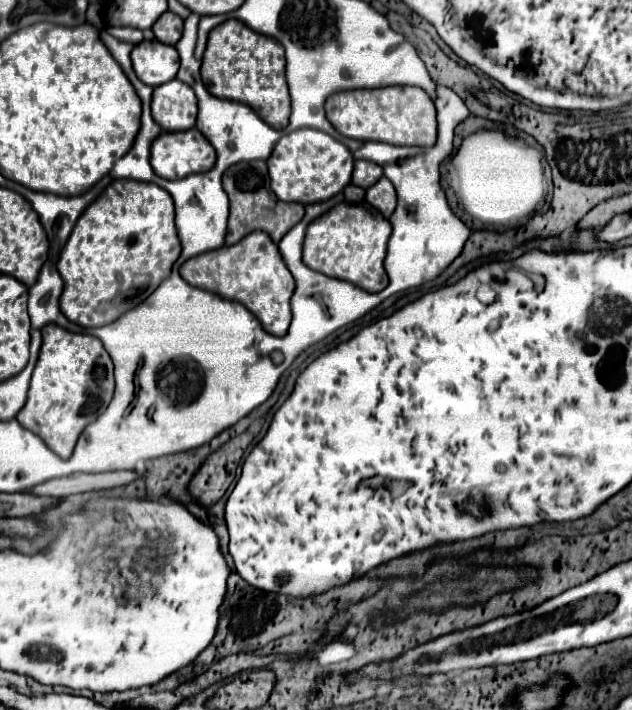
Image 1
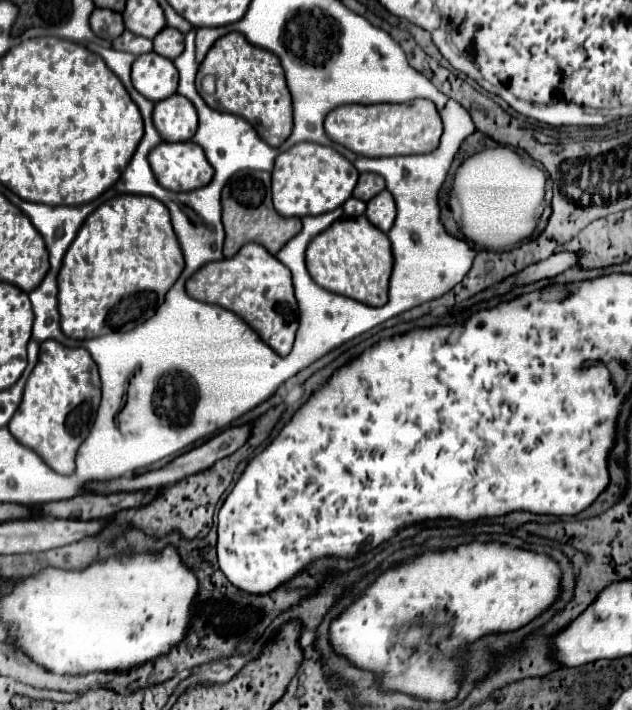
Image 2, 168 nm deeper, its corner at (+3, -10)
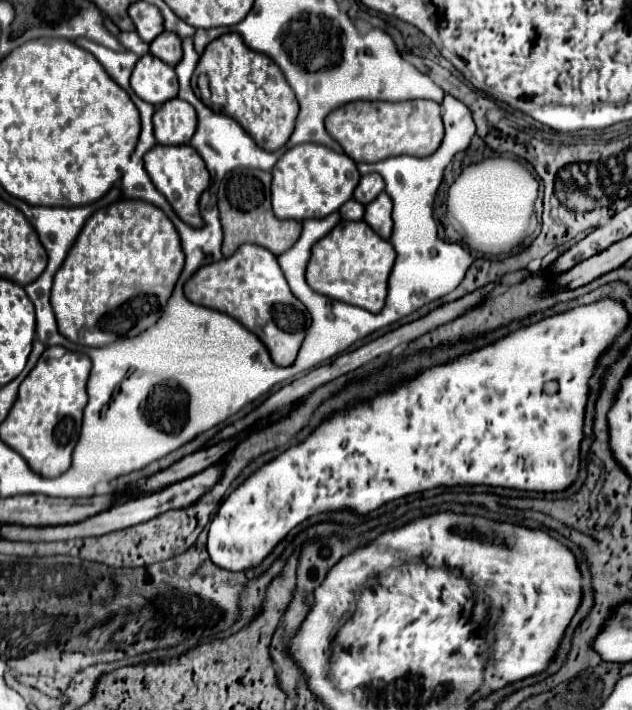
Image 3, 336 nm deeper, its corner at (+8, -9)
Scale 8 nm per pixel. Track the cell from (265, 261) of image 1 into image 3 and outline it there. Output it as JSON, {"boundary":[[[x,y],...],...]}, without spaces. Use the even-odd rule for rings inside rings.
{"boundary":[[[242,245],[232,257],[200,267],[184,285],[184,293],[192,303],[226,313],[256,333],[276,365],[288,367],[296,361],[310,327],[310,313],[290,291],[276,257],[268,249]]]}

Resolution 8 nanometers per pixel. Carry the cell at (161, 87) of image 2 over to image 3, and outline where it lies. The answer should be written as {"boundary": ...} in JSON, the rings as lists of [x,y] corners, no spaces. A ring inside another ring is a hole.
{"boundary":[[[144,55],[132,71],[130,85],[134,93],[152,105],[162,105],[178,95],[178,79],[174,67],[154,55]]]}

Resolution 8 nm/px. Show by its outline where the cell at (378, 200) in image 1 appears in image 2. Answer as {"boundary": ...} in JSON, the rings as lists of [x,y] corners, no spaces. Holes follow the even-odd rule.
{"boundary":[[[383,190],[381,194],[377,194],[375,198],[371,198],[367,202],[367,212],[365,216],[383,232],[389,232],[389,228],[393,226],[393,220],[395,220],[395,202],[393,202],[393,196]]]}

